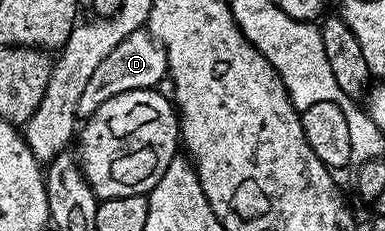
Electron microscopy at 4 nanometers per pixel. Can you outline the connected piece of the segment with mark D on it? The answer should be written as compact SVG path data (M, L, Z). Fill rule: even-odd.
M145 28L132 31L128 39L116 43L106 59L101 60L96 71L92 71L92 77L88 79L88 85L78 100L78 111L83 118L90 118L108 99L120 95L124 91L136 91L137 89L153 89L159 83L158 80L167 76L166 52L162 46L150 36Z

